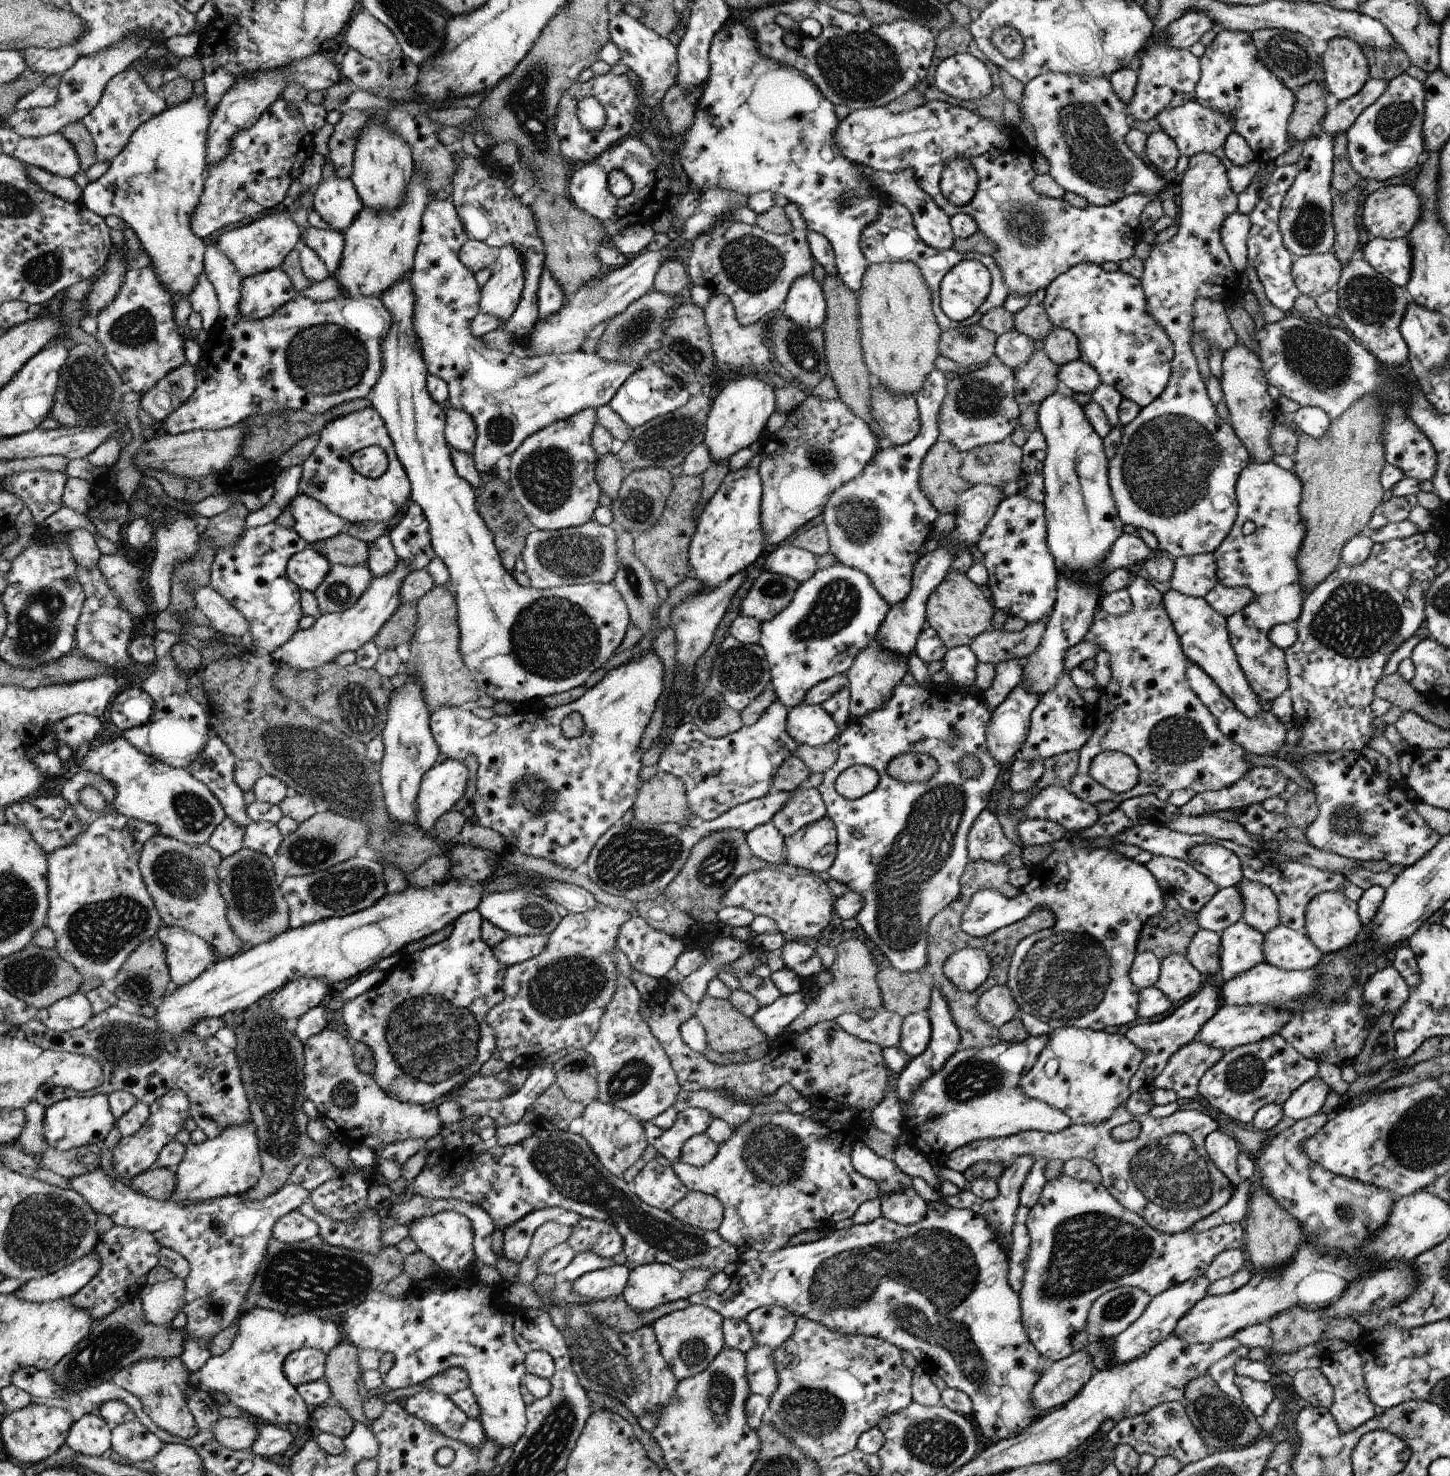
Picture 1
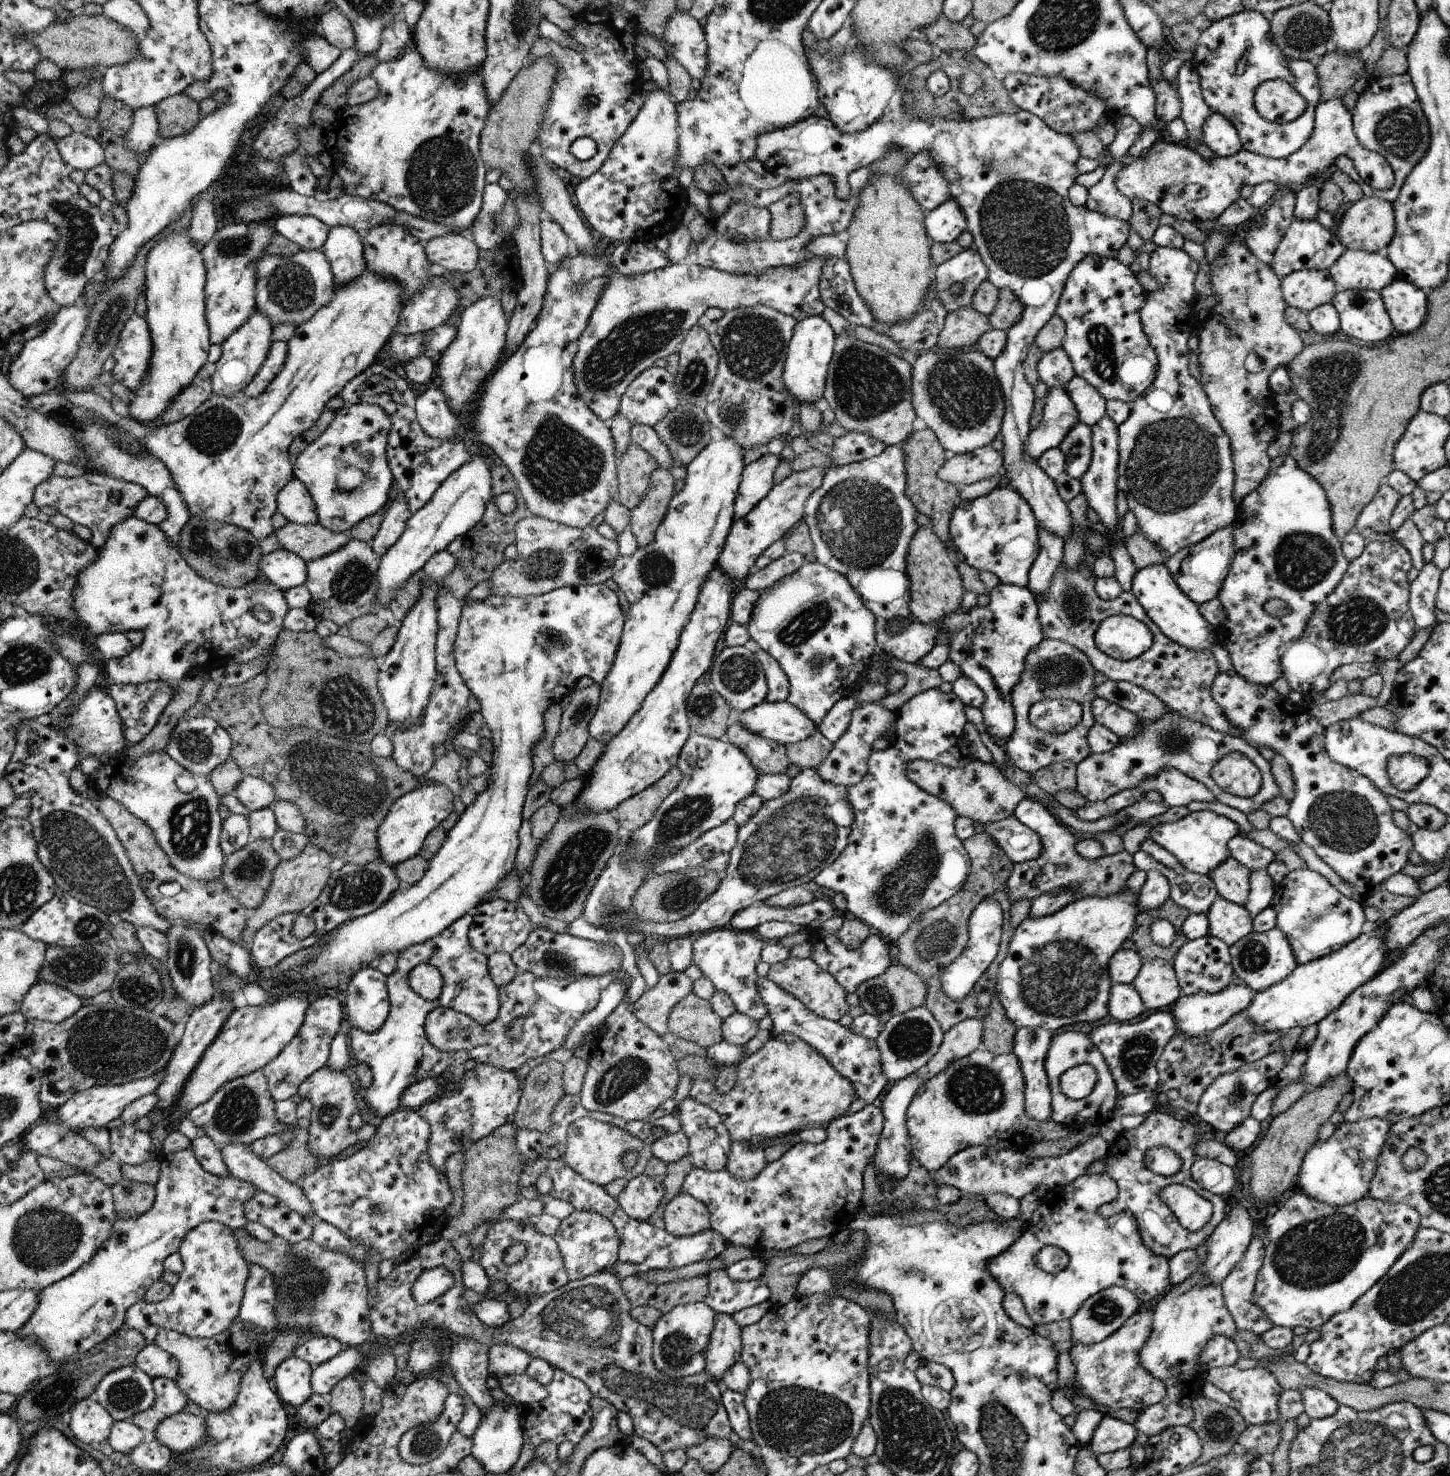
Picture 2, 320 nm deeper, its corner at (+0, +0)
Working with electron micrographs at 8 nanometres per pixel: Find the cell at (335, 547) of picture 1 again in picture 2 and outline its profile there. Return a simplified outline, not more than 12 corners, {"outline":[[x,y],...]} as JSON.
{"outline":[[289,522],[274,532],[306,562],[348,543],[320,523]]}

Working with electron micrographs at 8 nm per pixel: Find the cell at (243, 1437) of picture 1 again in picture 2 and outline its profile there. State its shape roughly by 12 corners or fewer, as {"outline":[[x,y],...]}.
{"outline":[[182,1410],[163,1418],[152,1437],[174,1454],[205,1441],[205,1420]]}

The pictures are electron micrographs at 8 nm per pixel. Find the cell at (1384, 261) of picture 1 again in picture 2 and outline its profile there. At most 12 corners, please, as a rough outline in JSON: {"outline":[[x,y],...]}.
{"outline":[[1346,249],[1327,270],[1339,291],[1398,278],[1383,253]]}

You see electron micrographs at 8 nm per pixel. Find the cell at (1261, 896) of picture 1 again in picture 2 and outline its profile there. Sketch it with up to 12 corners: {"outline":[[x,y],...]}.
{"outline":[[1230,856],[1208,876],[1218,895],[1244,905],[1250,869]]}

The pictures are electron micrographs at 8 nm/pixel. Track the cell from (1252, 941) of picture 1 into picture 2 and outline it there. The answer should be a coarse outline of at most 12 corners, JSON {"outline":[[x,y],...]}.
{"outline":[[1218,895],[1206,913],[1209,934],[1228,946],[1248,936],[1244,905]]}

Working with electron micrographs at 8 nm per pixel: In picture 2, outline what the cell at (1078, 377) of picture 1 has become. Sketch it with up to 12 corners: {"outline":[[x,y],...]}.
{"outline":[[1062,347],[1043,353],[1040,380],[1064,387],[1076,375]]}

